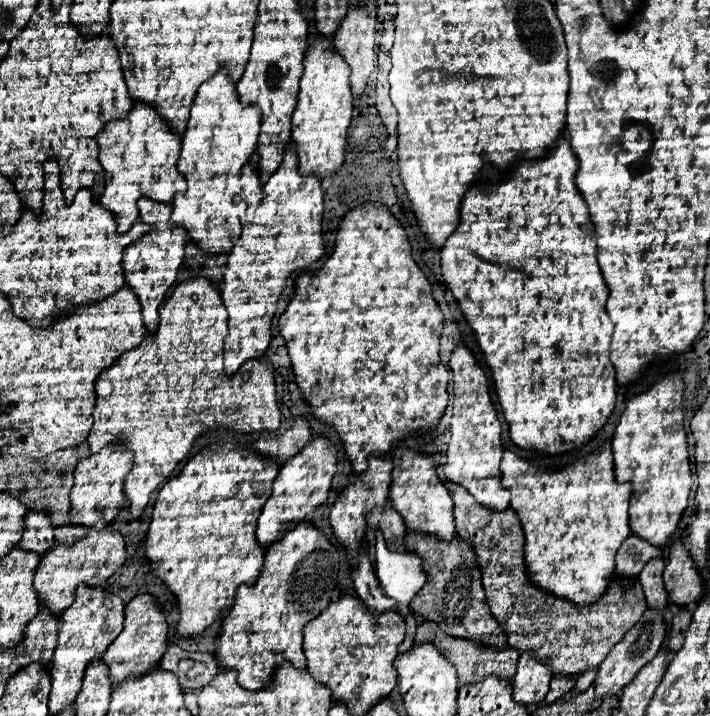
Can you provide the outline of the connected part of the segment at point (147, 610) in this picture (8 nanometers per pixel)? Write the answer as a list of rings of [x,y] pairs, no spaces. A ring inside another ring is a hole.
[[[150,593],[136,595],[126,605],[122,633],[116,637],[116,641],[112,641],[112,645],[106,649],[106,653],[102,657],[102,661],[110,667],[112,683],[116,685],[130,675],[142,675],[142,673],[148,673],[150,669],[154,669],[158,665],[160,657],[164,655],[166,641],[168,641],[168,623],[164,619],[164,613],[158,607],[156,597]]]

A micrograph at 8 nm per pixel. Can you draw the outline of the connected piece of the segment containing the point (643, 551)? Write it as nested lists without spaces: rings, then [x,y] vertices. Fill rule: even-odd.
[[[628,535],[616,553],[616,573],[624,577],[636,577],[648,559],[662,557],[660,548],[650,545],[646,539],[638,535]]]

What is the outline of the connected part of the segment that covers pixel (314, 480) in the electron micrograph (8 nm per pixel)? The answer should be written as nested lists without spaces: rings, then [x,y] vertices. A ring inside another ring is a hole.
[[[314,435],[304,449],[300,449],[294,457],[282,463],[280,473],[274,481],[272,495],[268,497],[262,515],[258,519],[258,529],[256,529],[258,543],[262,547],[268,547],[286,529],[290,529],[290,525],[308,519],[318,505],[326,503],[334,473],[336,473],[336,447],[330,443],[328,437]]]

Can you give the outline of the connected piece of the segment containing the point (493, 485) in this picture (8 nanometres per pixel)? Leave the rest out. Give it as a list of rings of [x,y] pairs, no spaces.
[[[458,343],[450,355],[450,369],[454,373],[454,409],[452,409],[452,423],[450,423],[450,443],[446,451],[446,479],[466,487],[474,499],[490,509],[506,509],[510,503],[508,489],[502,487],[500,479],[500,457],[502,457],[502,425],[498,421],[488,377],[482,365],[476,361],[474,353],[464,345]]]

